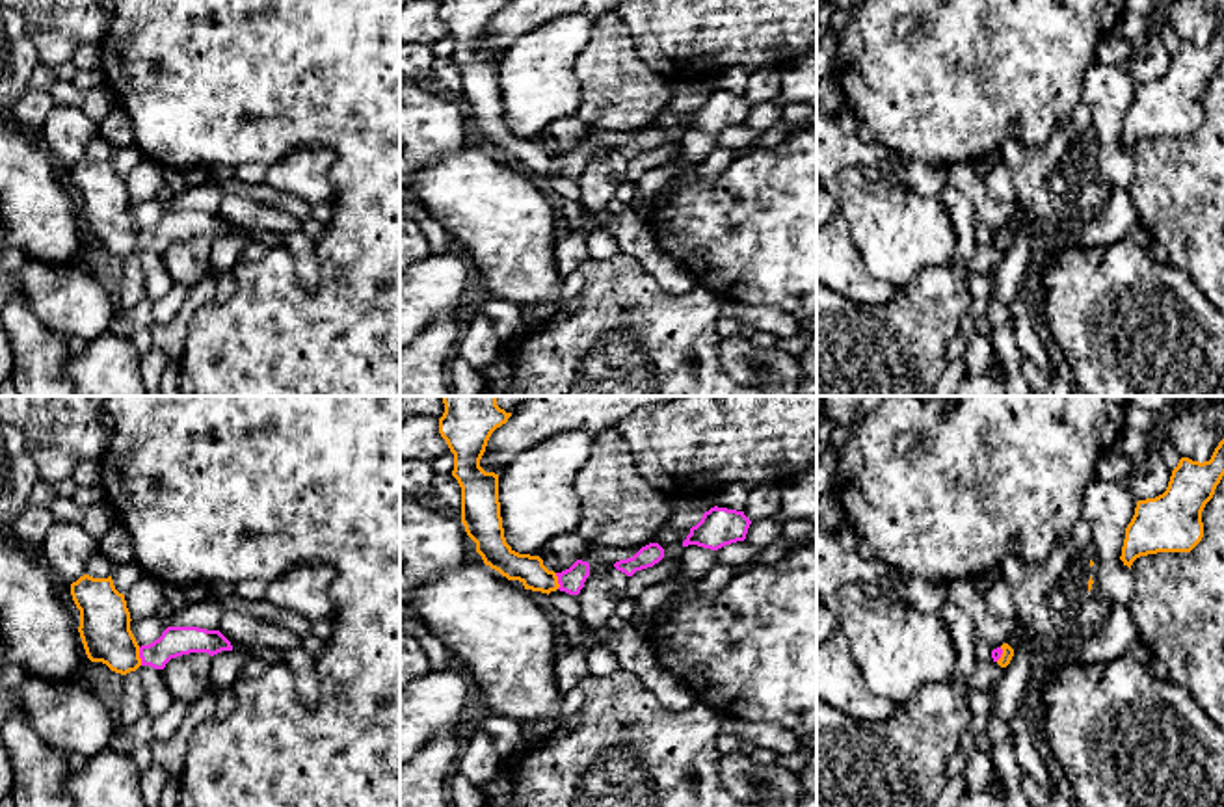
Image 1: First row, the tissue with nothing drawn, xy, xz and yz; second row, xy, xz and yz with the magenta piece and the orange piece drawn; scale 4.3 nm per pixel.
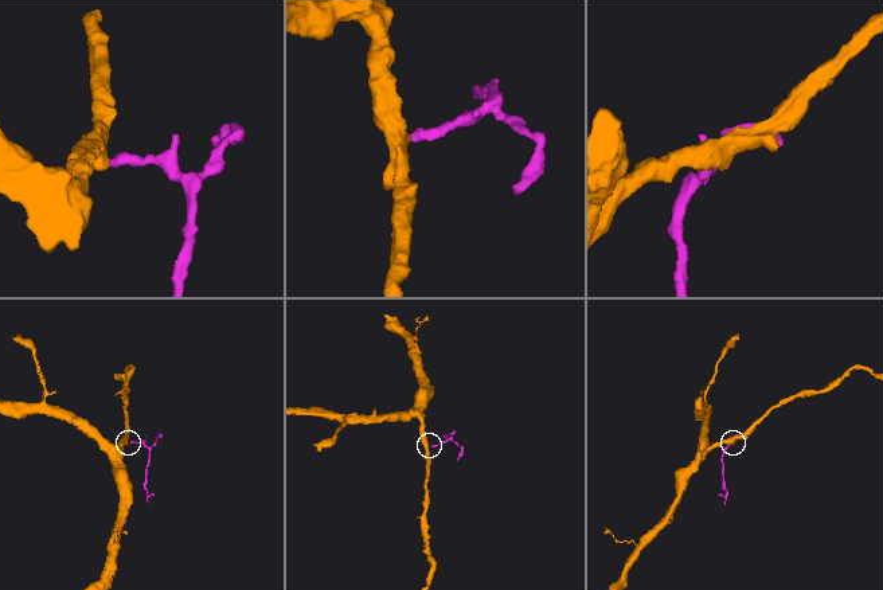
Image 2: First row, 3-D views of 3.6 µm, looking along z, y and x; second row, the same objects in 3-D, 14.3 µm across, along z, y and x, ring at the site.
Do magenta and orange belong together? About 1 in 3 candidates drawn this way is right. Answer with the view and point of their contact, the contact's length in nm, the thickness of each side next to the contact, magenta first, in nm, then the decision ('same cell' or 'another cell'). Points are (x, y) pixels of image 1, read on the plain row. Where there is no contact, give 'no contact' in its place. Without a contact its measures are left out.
contact xy (140, 240); length 80 nm; calibres 130 and 220 nm; same cell

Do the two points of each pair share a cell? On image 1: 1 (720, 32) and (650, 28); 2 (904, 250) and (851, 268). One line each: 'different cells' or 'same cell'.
1: same cell
2: different cells

